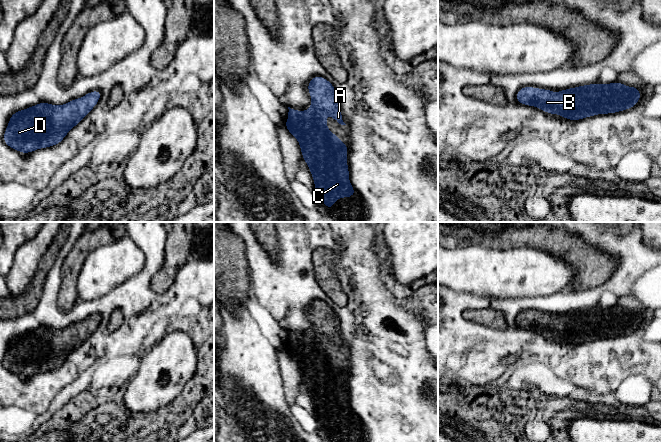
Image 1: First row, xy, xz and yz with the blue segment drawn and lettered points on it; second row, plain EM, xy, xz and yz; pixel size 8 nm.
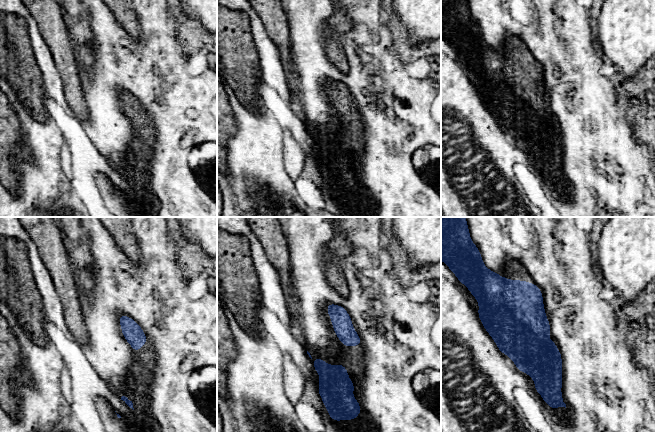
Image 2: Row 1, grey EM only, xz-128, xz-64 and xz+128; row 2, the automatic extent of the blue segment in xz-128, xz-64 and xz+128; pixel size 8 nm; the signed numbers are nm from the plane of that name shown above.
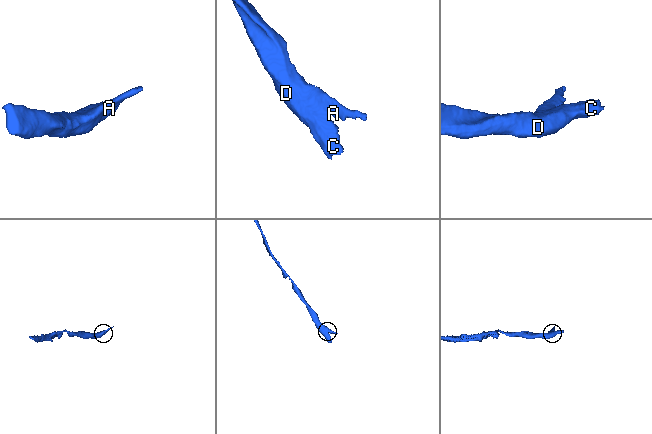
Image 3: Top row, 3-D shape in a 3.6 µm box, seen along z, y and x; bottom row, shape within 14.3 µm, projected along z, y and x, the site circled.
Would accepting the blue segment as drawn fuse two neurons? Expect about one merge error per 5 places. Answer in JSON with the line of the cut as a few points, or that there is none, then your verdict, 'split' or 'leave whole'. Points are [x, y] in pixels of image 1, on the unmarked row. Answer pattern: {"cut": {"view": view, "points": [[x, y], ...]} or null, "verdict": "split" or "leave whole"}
{"cut": null, "verdict": "leave whole"}

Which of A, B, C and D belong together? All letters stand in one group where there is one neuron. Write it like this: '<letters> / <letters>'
A B C D

